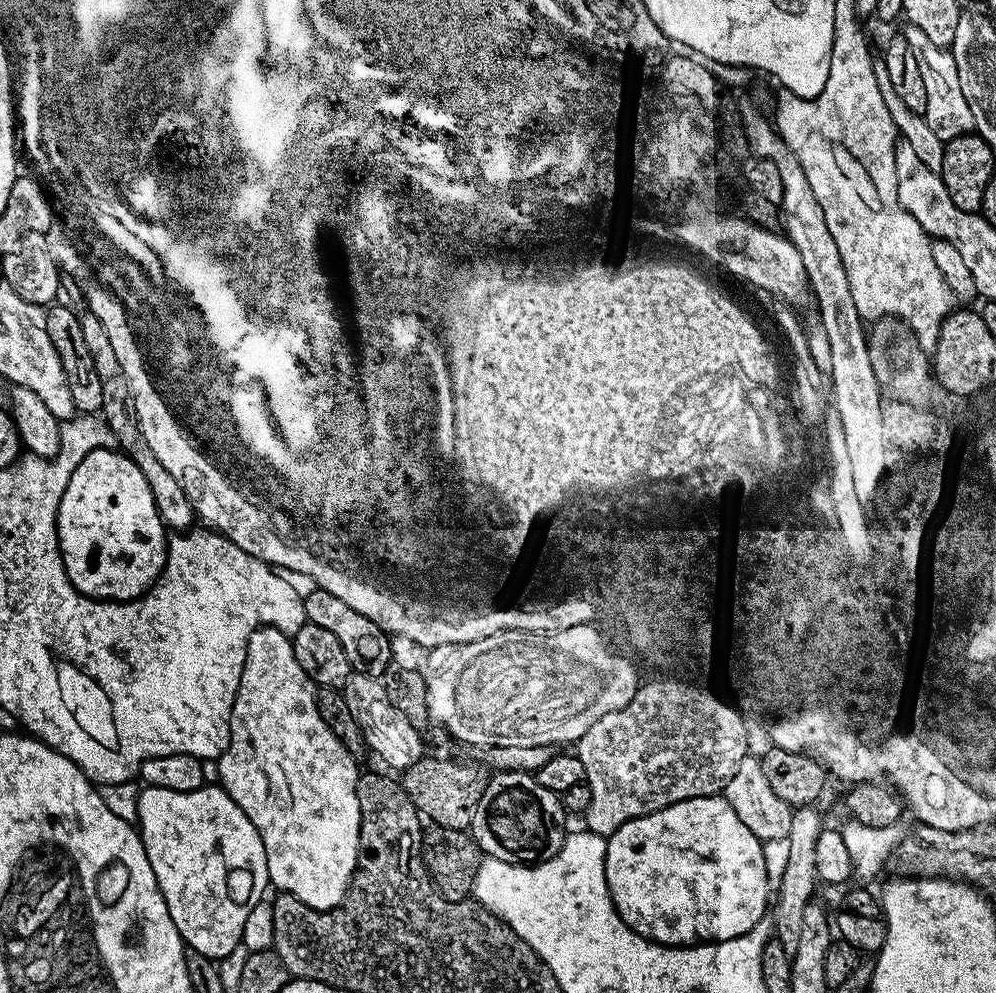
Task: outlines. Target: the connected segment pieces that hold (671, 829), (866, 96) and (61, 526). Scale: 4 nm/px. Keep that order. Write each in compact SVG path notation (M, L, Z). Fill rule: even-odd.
M723 795L690 798L686 802L678 802L674 806L666 806L654 814L646 814L645 816L634 818L622 825L613 836L607 837L607 842L604 865L606 866L606 882L610 890L610 898L618 910L622 922L626 922L626 926L630 926L630 930L642 934L642 938L653 940L655 944L666 944L670 948L687 948L693 944L733 940L750 930L754 930L756 923L765 919L766 912L764 912L764 907L768 904L770 881L766 874L764 845L752 833L750 826L746 826L746 822L742 822L742 818L738 818L738 814L734 812L734 806L724 799Z
M874 65L868 68L868 72L852 72L852 68L828 68L826 86L822 94L818 94L813 100L802 98L794 94L789 88L780 88L776 96L776 118L774 114L774 125L777 132L790 146L790 150L797 155L798 162L801 163L802 170L805 171L806 179L810 182L810 189L814 190L814 197L818 198L818 203L822 206L822 211L826 216L826 224L830 234L833 235L834 242L837 243L838 251L841 254L842 262L845 264L846 276L850 282L850 291L854 296L854 303L858 308L858 314L864 322L875 322L883 317L899 317L905 321L909 328L919 330L923 326L924 320L933 320L936 326L943 324L944 319L954 311L954 297L950 286L946 284L942 271L934 264L934 257L931 253L932 240L927 232L922 230L922 226L903 208L898 198L898 174L896 173L896 146L897 141L891 140L891 136L897 135L894 122L890 118L890 110L886 110L886 102L882 102L882 90L878 90L878 82L874 78ZM804 120L808 123L808 128L812 132L861 132L864 136L804 136Z
M115 447L94 449L92 453L86 454L86 458L83 458L78 468L70 474L70 482L62 494L62 502L58 506L56 533L60 543L60 553L66 566L66 574L72 585L84 596L97 602L103 602L103 600L108 600L104 602L123 602L125 600L137 600L139 596L149 591L161 572L164 571L164 562L168 559L169 537L164 536L164 532L166 533L166 525L164 519L160 517L159 510L156 509L156 499L150 490L150 482L146 482L146 474L142 474L142 470L138 470L136 463Z

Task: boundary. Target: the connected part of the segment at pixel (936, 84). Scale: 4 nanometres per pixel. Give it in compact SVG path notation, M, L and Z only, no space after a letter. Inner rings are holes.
M908 24L903 29L904 41L914 50L914 58L918 58L918 66L922 70L922 82L926 82L926 110L922 113L928 121L930 130L938 134L945 142L967 136L976 127L974 114L970 114L970 106L966 103L966 98L962 94L962 82L958 82L958 66L954 62L951 51L946 48L934 46L918 26Z

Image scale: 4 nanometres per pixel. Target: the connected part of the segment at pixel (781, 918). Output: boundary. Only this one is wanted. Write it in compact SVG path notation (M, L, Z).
M800 806L793 811L790 822L790 834L788 835L788 845L790 846L790 858L788 859L788 869L784 871L784 879L779 885L780 905L776 908L774 915L774 936L778 944L785 948L788 957L791 957L798 950L798 937L802 931L802 918L804 917L806 906L813 903L812 891L818 885L816 875L816 859L814 858L814 846L818 846L818 838L826 827L821 809L816 806Z

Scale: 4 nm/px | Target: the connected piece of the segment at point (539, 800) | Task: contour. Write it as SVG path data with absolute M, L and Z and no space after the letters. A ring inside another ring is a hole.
M496 772L489 779L486 790L482 794L482 802L478 802L478 814L474 818L470 832L476 845L485 857L501 860L507 864L541 864L544 860L554 858L558 850L562 850L564 839L568 837L569 817L564 811L561 797L557 793L546 790L542 782L538 782L530 772Z

